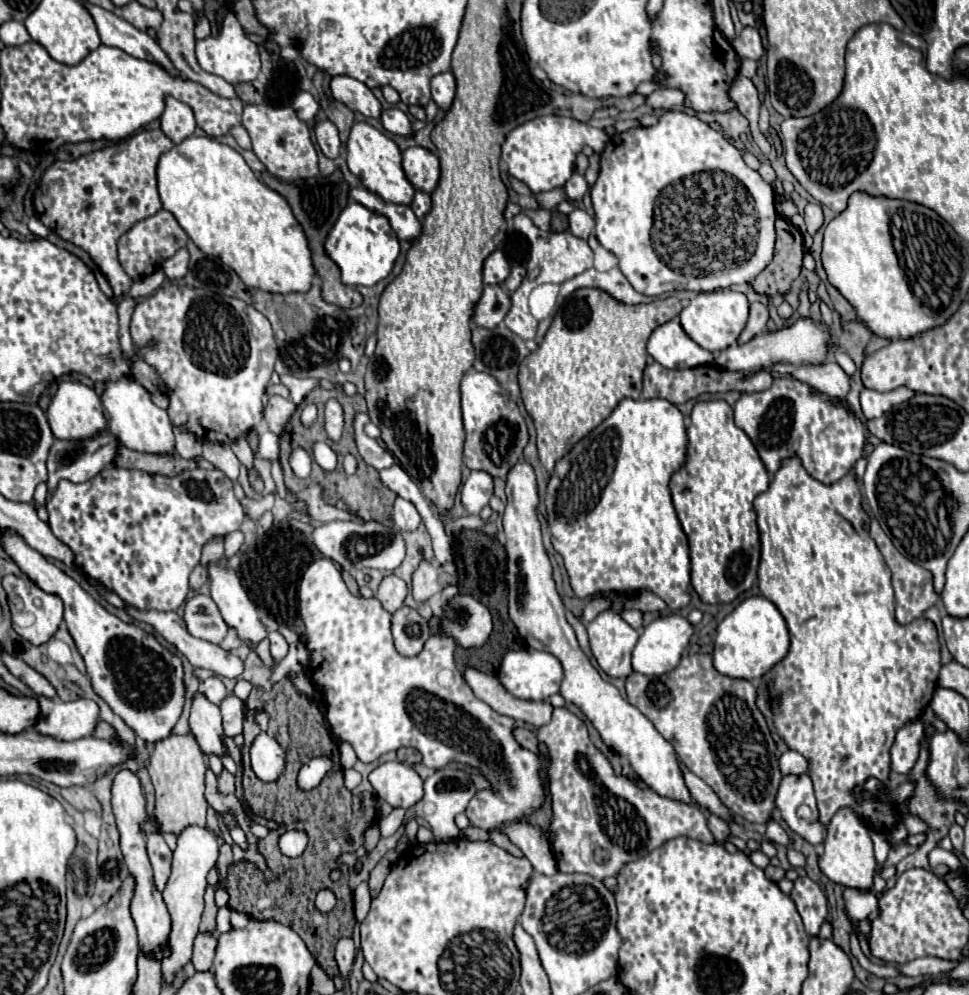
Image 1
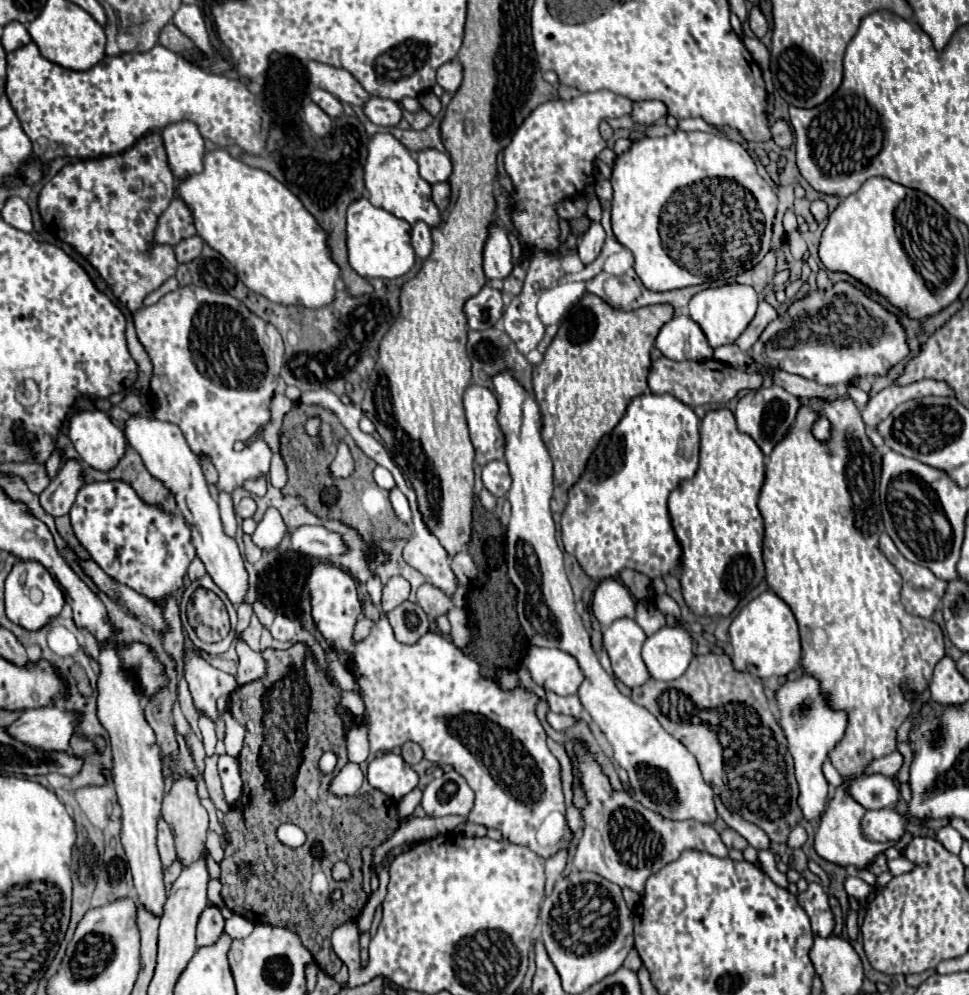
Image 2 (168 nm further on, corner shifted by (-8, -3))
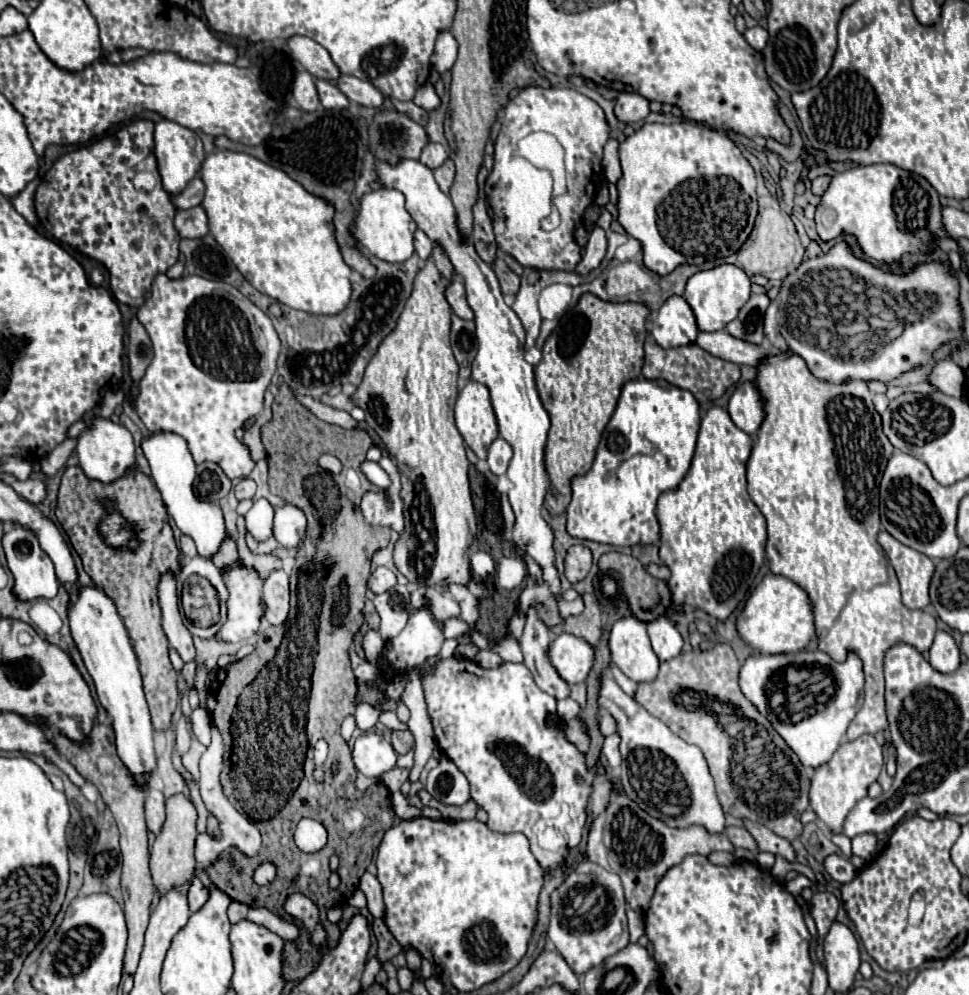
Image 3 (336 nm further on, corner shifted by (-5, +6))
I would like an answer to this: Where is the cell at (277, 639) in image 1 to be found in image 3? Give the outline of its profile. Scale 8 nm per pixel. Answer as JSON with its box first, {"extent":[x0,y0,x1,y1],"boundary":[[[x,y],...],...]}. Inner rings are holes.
{"extent":[263,570,290,624],"boundary":[[[273,570],[263,584],[263,598],[267,604],[265,618],[269,624],[283,624],[290,611],[289,576],[283,570]]]}

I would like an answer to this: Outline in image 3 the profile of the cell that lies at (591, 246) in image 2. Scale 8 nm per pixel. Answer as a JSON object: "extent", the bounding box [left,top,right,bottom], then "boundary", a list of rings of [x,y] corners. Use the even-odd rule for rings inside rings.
{"extent":[575,226,607,274],"boundary":[[[595,226],[593,232],[589,234],[589,242],[587,242],[587,248],[585,248],[585,254],[581,258],[581,262],[577,264],[575,272],[577,274],[589,274],[591,270],[595,270],[601,260],[605,258],[605,252],[607,252],[607,238],[605,238],[605,230]]]}

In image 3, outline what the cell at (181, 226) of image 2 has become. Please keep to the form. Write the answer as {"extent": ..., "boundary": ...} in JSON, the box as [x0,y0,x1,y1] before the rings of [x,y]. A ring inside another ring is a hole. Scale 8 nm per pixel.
{"extent":[171,176,205,210],"boundary":[[[195,176],[181,194],[171,198],[171,202],[175,204],[175,208],[181,208],[181,210],[185,208],[187,210],[187,208],[193,208],[193,206],[201,204],[203,194],[205,194],[205,184],[203,184],[201,176]]]}

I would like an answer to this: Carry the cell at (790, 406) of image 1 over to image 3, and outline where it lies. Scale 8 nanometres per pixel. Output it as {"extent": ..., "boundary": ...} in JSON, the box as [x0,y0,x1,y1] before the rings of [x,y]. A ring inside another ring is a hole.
{"extent":[727,382,765,436],"boundary":[[[745,382],[735,388],[735,392],[729,398],[727,412],[735,422],[735,426],[745,430],[747,434],[753,436],[759,430],[765,418],[765,412],[763,412],[761,394],[753,382]]]}

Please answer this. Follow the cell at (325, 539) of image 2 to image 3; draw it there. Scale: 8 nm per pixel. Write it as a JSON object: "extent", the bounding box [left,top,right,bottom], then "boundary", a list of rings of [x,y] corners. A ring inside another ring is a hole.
{"extent":[273,504,305,548],"boundary":[[[283,504],[275,506],[275,518],[273,518],[273,538],[285,546],[285,548],[295,548],[301,538],[305,536],[305,514],[293,506],[293,504]]]}

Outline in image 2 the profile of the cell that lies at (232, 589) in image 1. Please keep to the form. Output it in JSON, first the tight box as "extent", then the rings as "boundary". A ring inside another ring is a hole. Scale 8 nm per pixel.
{"extent":[124,413,248,607],"boundary":[[[134,413],[126,421],[124,435],[126,435],[128,443],[140,453],[146,469],[176,495],[178,511],[192,525],[192,543],[196,547],[196,555],[204,563],[212,581],[226,593],[226,597],[230,599],[232,605],[238,607],[240,603],[244,603],[246,593],[248,593],[248,573],[246,573],[242,555],[238,551],[236,541],[226,537],[222,531],[218,503],[212,499],[208,483],[206,483],[204,473],[198,463],[198,457],[186,445],[186,439],[180,433],[180,429],[168,421],[160,421],[150,415]]]}

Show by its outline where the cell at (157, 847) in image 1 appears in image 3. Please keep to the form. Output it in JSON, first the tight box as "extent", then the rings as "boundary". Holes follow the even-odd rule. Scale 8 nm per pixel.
{"extent":[145,790,165,834],"boundary":[[[149,790],[147,800],[145,800],[145,818],[147,818],[147,828],[153,834],[159,834],[163,822],[165,822],[165,796],[161,790]]]}

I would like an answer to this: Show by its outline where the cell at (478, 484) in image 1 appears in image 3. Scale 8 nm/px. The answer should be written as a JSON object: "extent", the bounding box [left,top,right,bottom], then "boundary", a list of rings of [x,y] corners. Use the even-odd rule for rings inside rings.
{"extent":[487,438,511,474],"boundary":[[[497,438],[491,446],[489,446],[489,456],[487,456],[487,462],[489,462],[489,468],[493,474],[505,474],[507,472],[507,466],[511,462],[511,446],[507,440],[503,438]]]}

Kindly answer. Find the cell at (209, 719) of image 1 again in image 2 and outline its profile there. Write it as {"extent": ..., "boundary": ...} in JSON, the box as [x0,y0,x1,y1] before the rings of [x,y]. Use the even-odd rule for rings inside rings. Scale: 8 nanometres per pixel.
{"extent":[184,653,238,721],"boundary":[[[196,653],[184,655],[184,677],[188,681],[196,711],[206,715],[210,721],[218,719],[216,699],[238,687],[234,677],[214,669]]]}

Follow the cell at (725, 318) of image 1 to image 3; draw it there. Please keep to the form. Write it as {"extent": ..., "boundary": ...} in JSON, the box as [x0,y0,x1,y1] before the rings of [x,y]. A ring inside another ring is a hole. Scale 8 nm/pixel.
{"extent":[683,264,751,332],"boundary":[[[721,264],[711,270],[701,270],[701,272],[693,274],[687,280],[687,288],[683,294],[683,298],[689,302],[689,306],[695,314],[697,328],[705,330],[705,332],[723,330],[727,326],[727,322],[731,322],[739,314],[741,306],[749,300],[749,296],[751,296],[751,280],[741,268],[737,268],[733,264]]]}

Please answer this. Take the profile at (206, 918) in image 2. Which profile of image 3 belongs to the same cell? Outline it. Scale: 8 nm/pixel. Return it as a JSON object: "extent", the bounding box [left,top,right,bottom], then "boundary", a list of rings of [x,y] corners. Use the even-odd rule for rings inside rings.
{"extent":[187,876,209,912],"boundary":[[[197,876],[191,878],[191,884],[189,884],[189,892],[187,892],[187,900],[189,900],[189,910],[195,912],[199,910],[209,898],[209,890],[201,884],[201,880]]]}

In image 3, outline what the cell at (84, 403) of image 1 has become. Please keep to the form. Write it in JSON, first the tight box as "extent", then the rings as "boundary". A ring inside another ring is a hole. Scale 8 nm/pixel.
{"extent":[77,418,135,484],"boundary":[[[95,418],[91,422],[91,428],[85,428],[79,436],[77,444],[77,456],[79,466],[91,480],[99,480],[103,484],[111,484],[113,480],[119,480],[135,466],[135,444],[127,428],[121,424],[115,424],[105,418]]]}

